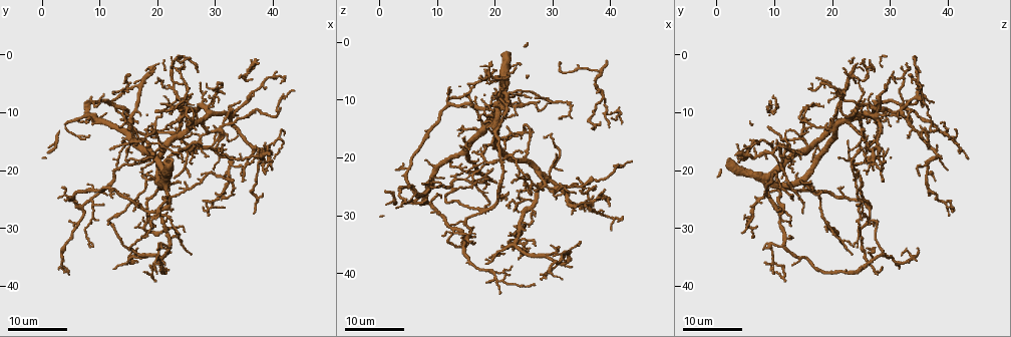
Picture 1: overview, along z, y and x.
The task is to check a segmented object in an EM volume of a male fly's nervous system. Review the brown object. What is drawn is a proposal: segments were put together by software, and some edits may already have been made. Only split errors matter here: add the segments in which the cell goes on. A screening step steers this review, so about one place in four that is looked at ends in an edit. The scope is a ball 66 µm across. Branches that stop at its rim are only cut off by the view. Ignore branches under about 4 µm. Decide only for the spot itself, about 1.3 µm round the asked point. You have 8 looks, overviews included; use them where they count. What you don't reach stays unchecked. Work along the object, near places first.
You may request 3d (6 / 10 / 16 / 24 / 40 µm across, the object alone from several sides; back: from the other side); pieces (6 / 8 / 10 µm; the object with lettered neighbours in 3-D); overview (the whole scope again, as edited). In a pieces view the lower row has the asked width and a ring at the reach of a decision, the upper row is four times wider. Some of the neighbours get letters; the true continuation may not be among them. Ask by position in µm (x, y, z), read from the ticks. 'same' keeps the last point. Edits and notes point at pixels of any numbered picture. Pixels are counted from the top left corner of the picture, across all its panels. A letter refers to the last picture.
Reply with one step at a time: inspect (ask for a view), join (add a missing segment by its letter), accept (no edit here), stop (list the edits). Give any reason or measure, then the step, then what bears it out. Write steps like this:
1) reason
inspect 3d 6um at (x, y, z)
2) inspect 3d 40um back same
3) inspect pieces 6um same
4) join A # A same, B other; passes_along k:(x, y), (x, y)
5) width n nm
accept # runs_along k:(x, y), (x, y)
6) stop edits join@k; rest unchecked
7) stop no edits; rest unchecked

inspect 3d 24um at (27.0, 17.0, 42.0)

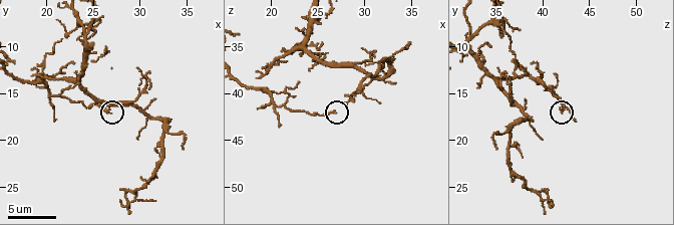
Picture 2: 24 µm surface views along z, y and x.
inspect pieces 8um at (27.0, 17.0, 42.0)

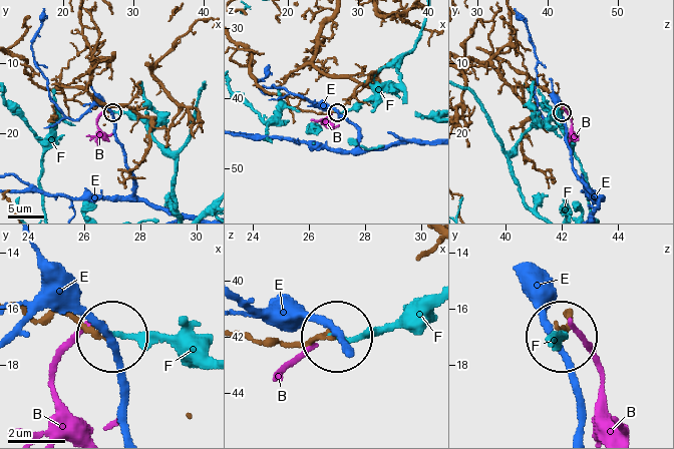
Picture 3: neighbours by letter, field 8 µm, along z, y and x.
accept # B other, E other, F other; no lettered segment goes on from it

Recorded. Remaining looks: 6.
free end
inspect 3d 24um at (38.5, 20.5, 26.0)

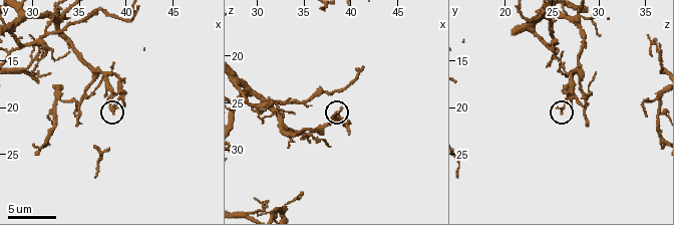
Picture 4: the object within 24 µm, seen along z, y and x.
inspect pieces 8um at (38.8, 20.4, 26.0)

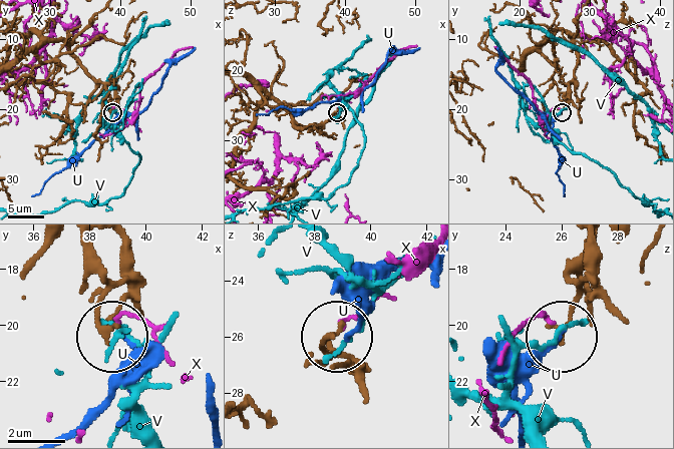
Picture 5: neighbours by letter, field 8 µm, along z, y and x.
accept # U other, V other, X other; runs_along 5:(81, 246), (107, 336); no lettered segment goes on from it

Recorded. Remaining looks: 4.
inspect 3d 16um at (31.5, 24.5, 13.5)

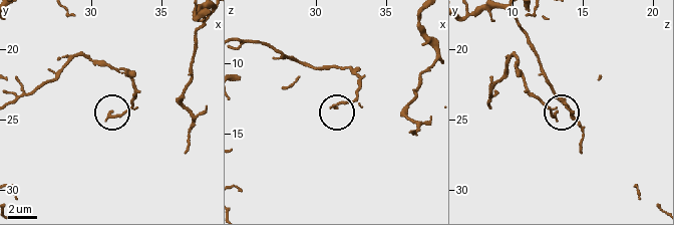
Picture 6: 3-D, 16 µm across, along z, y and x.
inspect pieces 8um at (31.2, 24.8, 13.0)

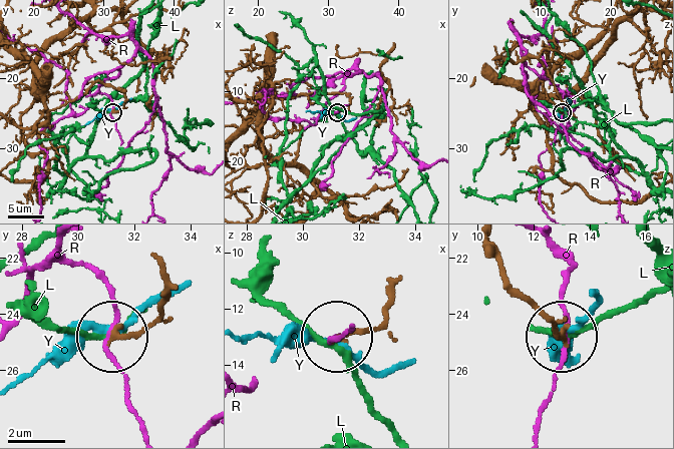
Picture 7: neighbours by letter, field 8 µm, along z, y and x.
accept # L other, R other, Y other; runs_along 7:(163, 280), (155, 316), (115, 337); none of them fits

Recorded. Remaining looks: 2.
free end
inspect 3d 24um at (37.0, 27.0, 14.5)

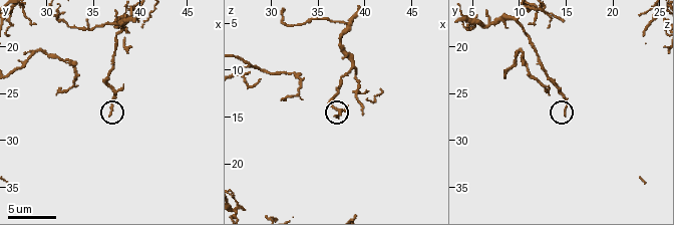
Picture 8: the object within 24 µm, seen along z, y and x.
inspect pieces 6um at (36.8, 27.2, 14.8)

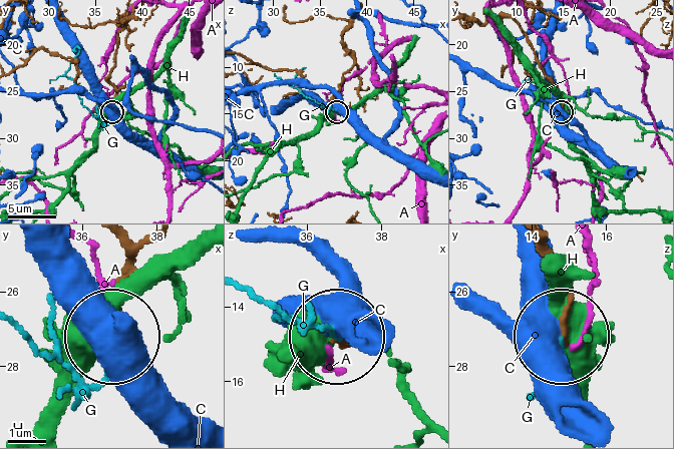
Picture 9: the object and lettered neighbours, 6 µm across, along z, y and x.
accept # A other, C other, G other, H other; no lettered segment goes on from it

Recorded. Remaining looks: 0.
stop no edits; rest unchecked

